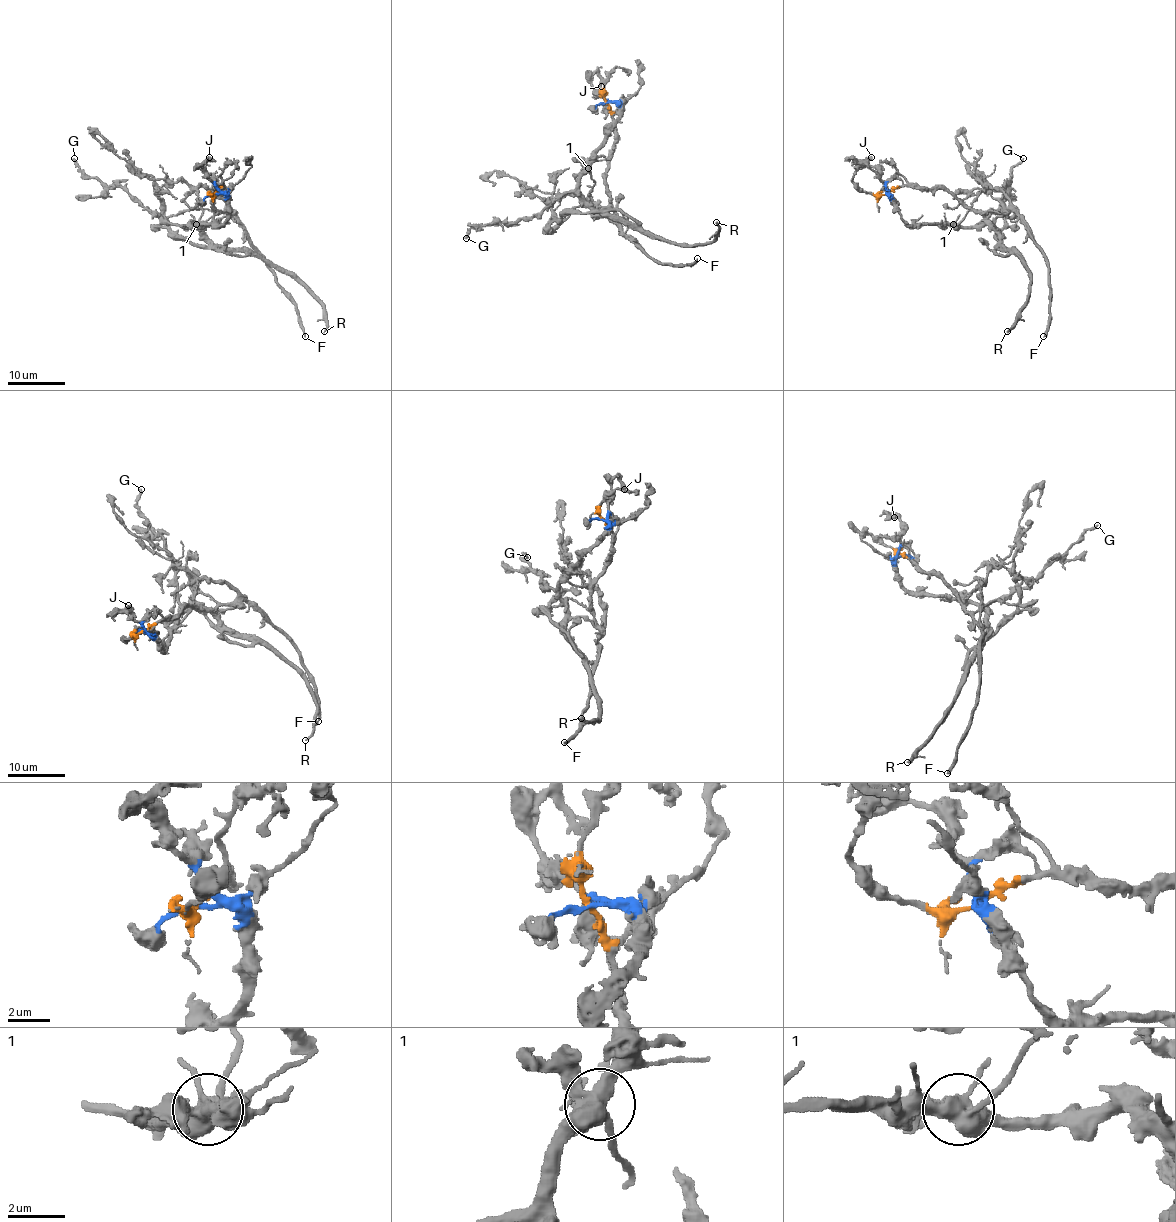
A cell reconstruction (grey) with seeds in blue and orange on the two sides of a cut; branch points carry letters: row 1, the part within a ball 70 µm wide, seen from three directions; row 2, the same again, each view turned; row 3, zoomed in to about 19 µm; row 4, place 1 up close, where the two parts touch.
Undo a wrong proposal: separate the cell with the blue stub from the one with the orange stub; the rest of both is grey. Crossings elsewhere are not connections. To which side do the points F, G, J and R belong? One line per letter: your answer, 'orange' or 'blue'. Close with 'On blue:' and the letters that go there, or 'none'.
F: orange
G: blue
J: blue
R: blue
On blue: G, J, R

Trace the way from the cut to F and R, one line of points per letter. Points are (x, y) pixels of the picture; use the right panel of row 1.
F: (888, 193), (902, 186), (949, 190), (982, 212), (1012, 210), (1028, 227), (1048, 266), (1049, 326), (1044, 336)
R: (888, 193), (895, 210), (909, 224), (988, 224), (1001, 243), (1028, 267), (1028, 302), (1006, 332)

